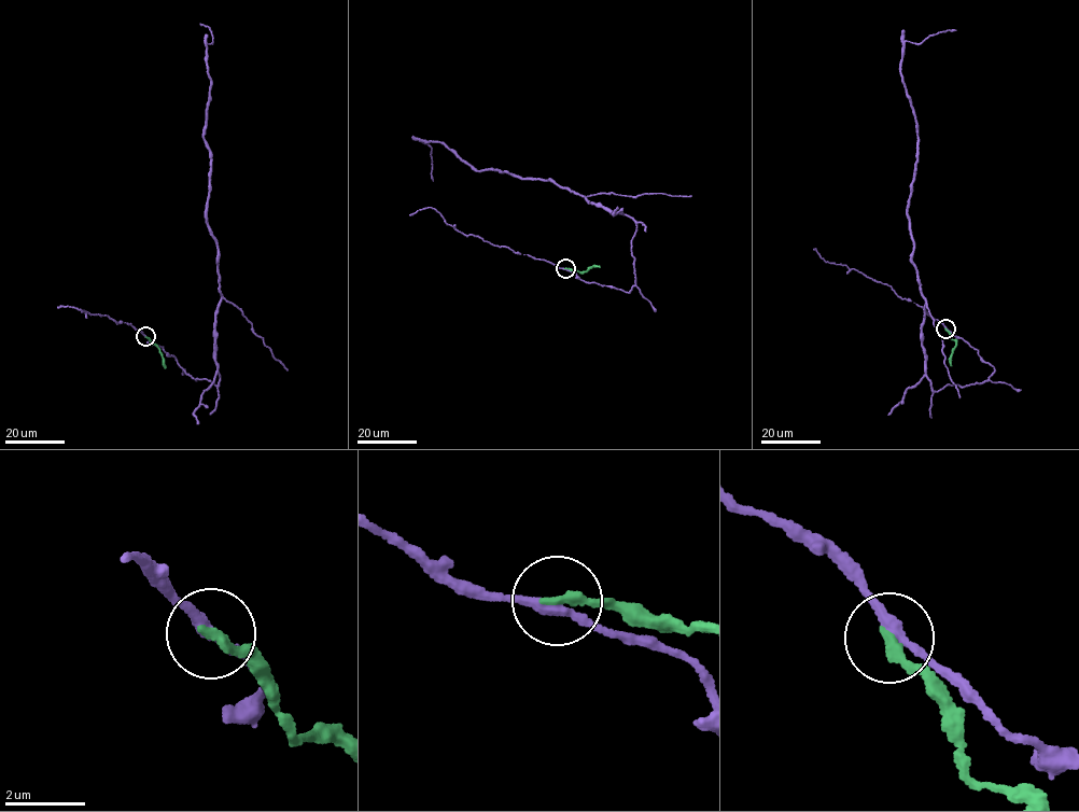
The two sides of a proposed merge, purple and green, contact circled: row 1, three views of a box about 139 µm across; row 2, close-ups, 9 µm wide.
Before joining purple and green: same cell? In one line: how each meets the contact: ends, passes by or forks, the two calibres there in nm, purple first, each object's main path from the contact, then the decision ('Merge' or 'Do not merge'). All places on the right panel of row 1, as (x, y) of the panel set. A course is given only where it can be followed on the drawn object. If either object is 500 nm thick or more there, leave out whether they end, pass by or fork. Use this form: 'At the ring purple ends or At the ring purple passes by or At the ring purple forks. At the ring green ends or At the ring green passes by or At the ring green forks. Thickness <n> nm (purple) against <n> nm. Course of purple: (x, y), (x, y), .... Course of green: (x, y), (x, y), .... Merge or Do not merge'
At the ring purple passes by. At the ring green ends. Thickness 260 nm (purple) against 240 nm. Course of purple: (946, 328), (993, 366), (988, 379), (933, 390), (907, 213), (919, 140), (901, 47), (956, 30). Course of green: (946, 328), (956, 342), (951, 366). Do not merge

